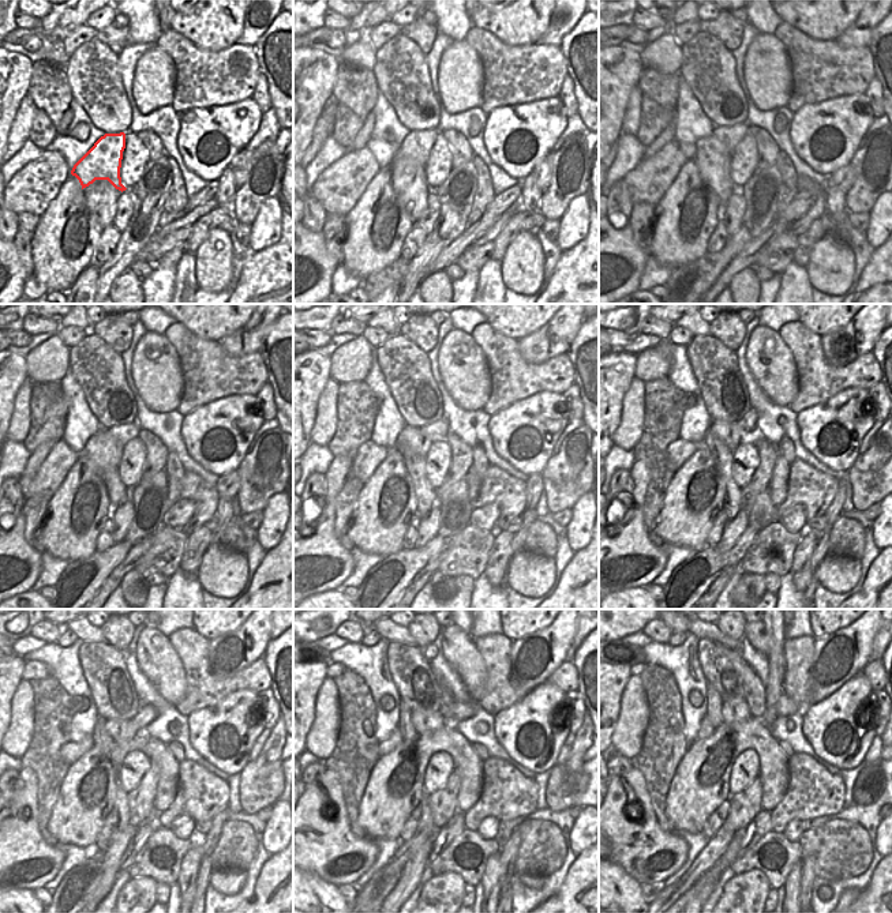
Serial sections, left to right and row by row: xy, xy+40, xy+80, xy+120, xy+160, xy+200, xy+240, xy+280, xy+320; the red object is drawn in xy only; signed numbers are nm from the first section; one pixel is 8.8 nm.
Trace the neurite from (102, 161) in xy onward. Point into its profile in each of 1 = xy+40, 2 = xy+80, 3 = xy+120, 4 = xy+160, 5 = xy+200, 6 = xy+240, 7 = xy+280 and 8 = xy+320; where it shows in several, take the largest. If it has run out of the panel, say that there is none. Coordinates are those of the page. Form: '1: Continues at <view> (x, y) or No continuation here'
1: Continues at xy+40 (418, 143)
2: Continues at xy+80 (730, 135)
3: Continues at xy+120 (123, 434)
4: Continues at xy+160 (437, 431)
5: Continues at xy+200 (748, 423)
6: Continues at xy+240 (146, 713)
7: Continues at xy+280 (454, 712)
8: Continues at xy+320 (784, 706).

